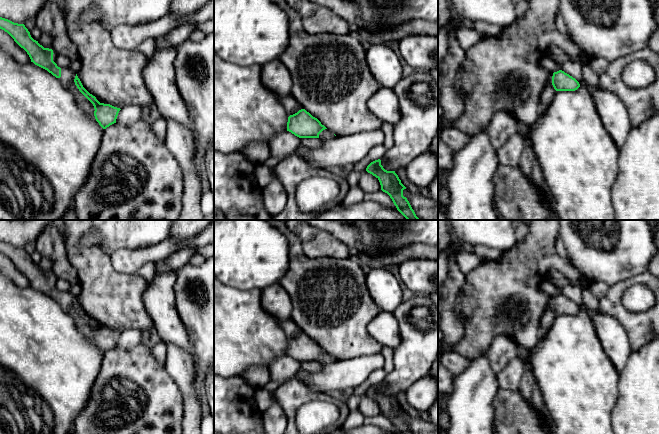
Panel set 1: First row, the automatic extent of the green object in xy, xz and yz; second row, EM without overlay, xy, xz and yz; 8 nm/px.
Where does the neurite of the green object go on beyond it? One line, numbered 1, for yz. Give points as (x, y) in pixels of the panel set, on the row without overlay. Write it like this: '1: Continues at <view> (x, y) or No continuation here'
1: Continues at yz (548, 317)

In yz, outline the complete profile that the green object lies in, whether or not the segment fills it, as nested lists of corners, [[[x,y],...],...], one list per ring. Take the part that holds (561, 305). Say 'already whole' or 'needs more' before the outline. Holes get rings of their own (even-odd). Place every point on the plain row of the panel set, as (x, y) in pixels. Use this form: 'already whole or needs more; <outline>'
needs more; [[[564,295],[551,296],[541,319],[541,338],[548,334],[557,315],[575,315],[579,311],[579,306]]]

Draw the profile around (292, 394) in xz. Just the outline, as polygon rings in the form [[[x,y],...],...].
[[[296,378],[288,380],[279,386],[274,392],[274,397],[284,410],[287,417],[287,426],[283,434],[300,434],[296,425],[297,410],[304,403],[313,400],[333,403],[339,409],[339,418],[334,423],[326,427],[326,433],[332,433],[342,427],[350,414],[347,404],[343,401],[326,393],[312,392],[303,381]]]

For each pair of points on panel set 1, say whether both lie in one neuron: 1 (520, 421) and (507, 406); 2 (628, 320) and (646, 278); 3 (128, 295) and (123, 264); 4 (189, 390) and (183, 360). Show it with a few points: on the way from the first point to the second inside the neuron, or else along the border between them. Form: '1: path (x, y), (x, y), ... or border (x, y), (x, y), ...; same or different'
1: path (516, 417), (511, 410); same
2: path (617, 306), (617, 292), (626, 283), (632, 281); same
3: border (109, 257), (111, 266), (116, 271), (135, 273); different
4: path (186, 383), (183, 367); same

